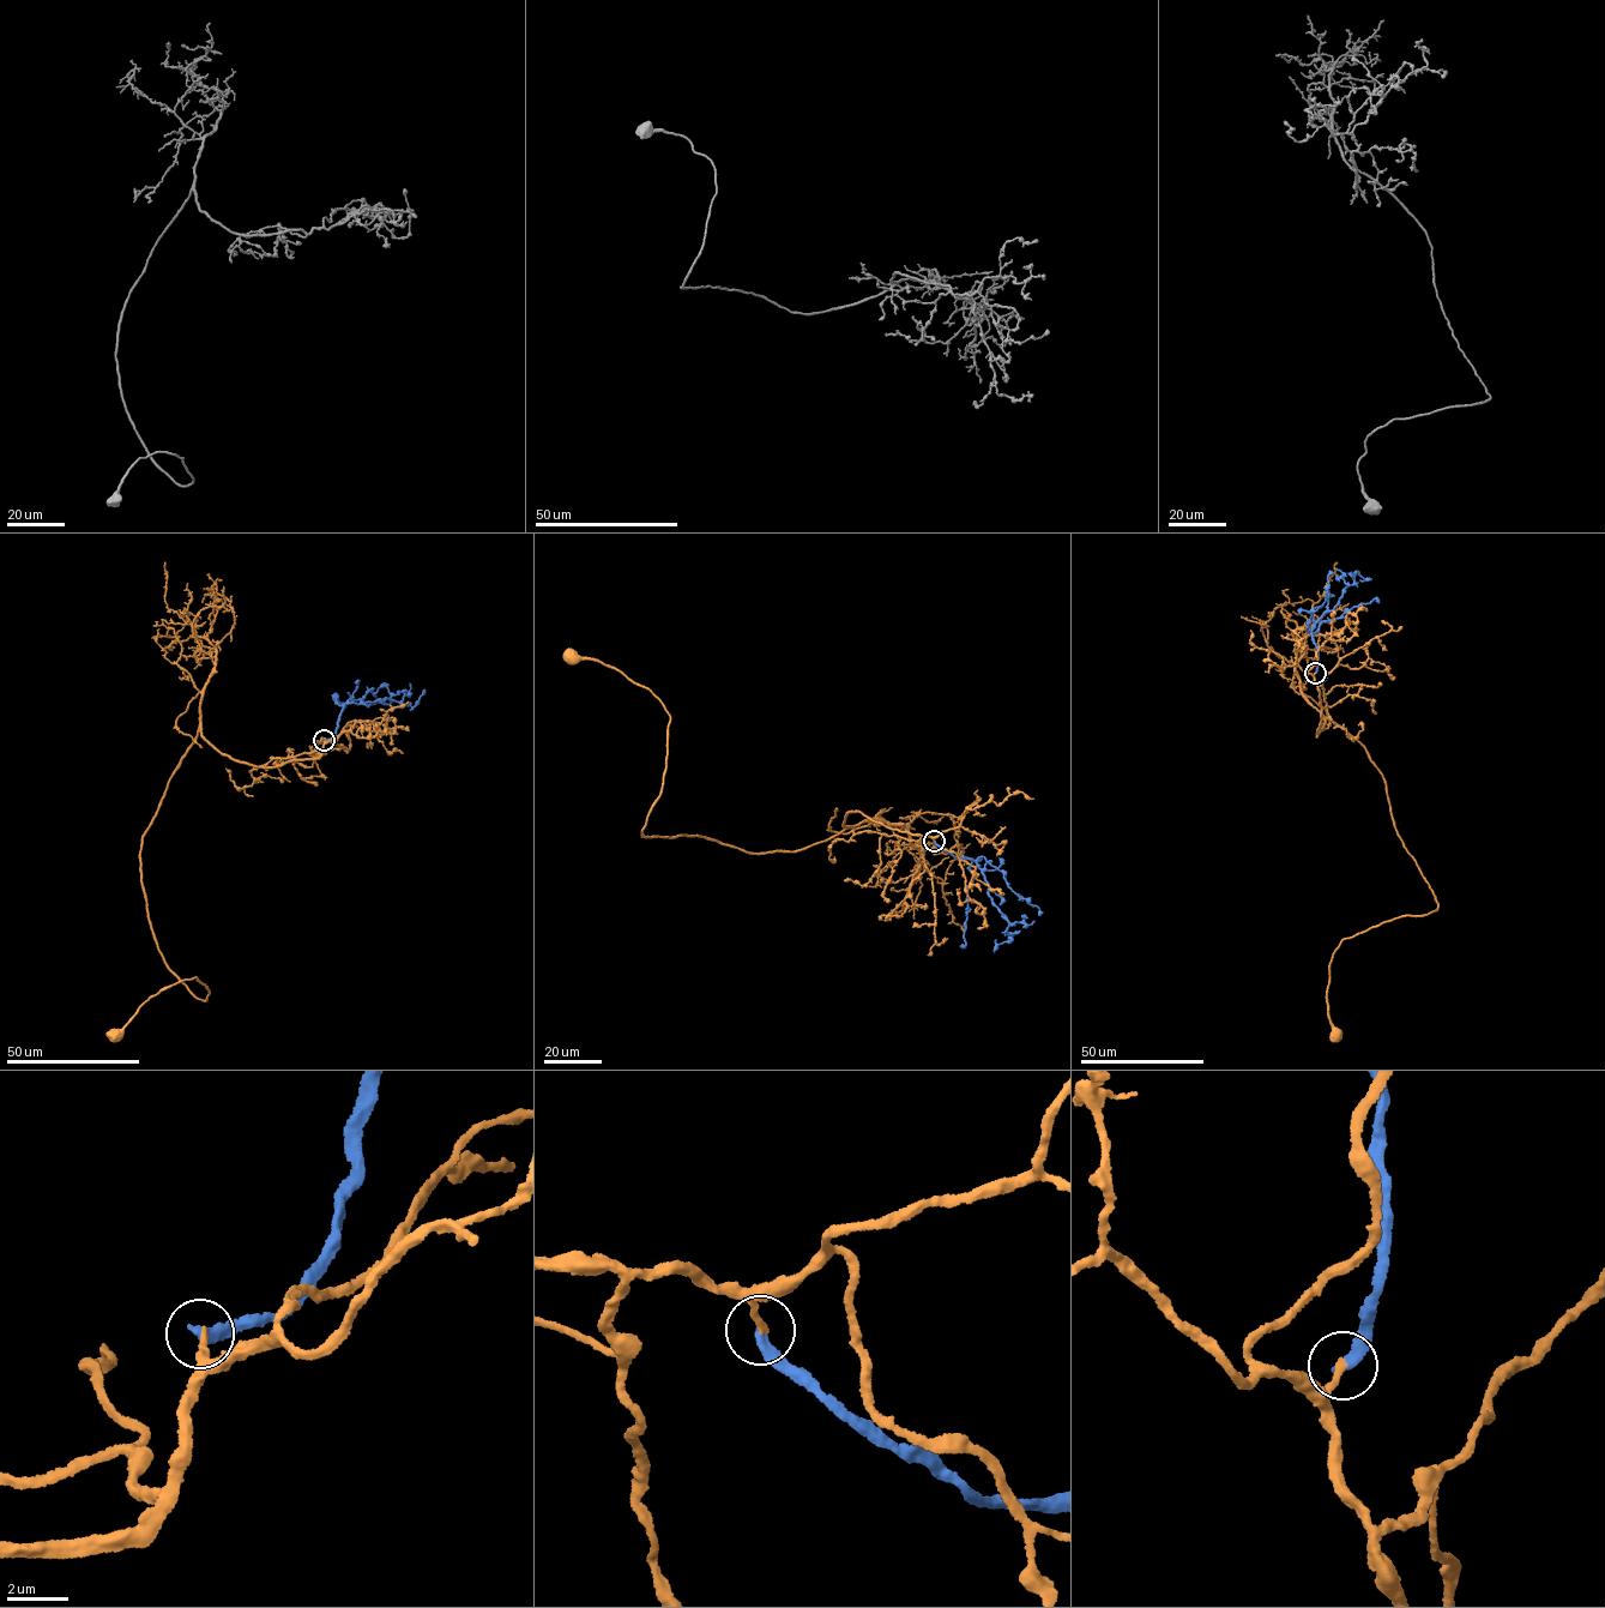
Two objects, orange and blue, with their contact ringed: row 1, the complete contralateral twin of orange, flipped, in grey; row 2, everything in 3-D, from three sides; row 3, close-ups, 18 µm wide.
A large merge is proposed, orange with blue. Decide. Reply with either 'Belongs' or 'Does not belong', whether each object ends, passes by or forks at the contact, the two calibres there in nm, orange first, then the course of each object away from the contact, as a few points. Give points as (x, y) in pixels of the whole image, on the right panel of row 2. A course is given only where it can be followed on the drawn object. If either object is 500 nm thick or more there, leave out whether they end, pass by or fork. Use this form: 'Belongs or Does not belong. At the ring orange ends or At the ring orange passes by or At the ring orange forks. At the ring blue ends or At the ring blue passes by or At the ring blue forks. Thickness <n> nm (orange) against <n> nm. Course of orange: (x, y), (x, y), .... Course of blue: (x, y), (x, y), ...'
Does not belong. At the ring orange ends. At the ring blue ends. Thickness 240 nm (orange) against 360 nm. Course of orange: (1314, 673), (1317, 730), (1325, 717), (1364, 747), (1438, 907), (1340, 943), (1326, 998), (1338, 1034). Course of blue: (1315, 673), (1317, 652), (1313, 630), (1353, 583), (1352, 574), (1364, 579), (1359, 579)

